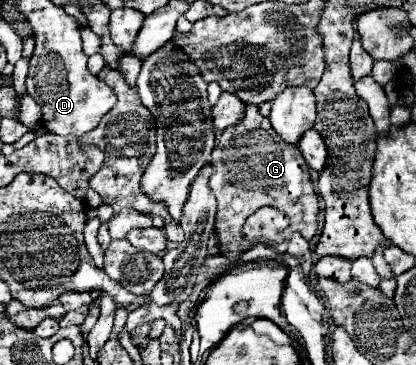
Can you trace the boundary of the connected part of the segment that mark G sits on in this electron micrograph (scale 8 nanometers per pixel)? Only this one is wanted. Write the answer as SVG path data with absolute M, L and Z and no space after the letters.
M248 104L244 120L224 130L216 144L216 150L212 152L210 164L214 168L210 188L214 190L218 200L216 236L220 240L220 254L238 258L244 252L244 220L262 206L274 206L290 216L292 232L300 232L308 242L316 236L320 204L310 180L310 168L300 150L292 144L286 144L276 134L270 120L264 118L256 106Z

